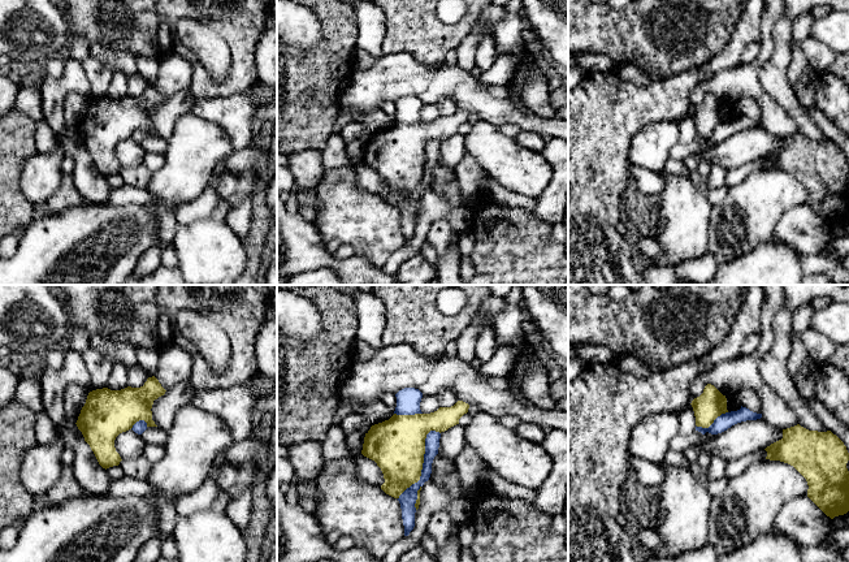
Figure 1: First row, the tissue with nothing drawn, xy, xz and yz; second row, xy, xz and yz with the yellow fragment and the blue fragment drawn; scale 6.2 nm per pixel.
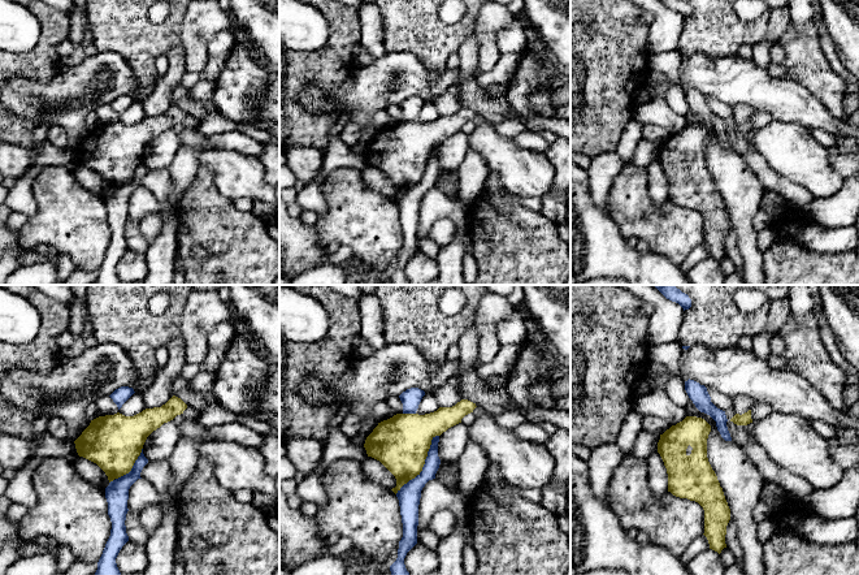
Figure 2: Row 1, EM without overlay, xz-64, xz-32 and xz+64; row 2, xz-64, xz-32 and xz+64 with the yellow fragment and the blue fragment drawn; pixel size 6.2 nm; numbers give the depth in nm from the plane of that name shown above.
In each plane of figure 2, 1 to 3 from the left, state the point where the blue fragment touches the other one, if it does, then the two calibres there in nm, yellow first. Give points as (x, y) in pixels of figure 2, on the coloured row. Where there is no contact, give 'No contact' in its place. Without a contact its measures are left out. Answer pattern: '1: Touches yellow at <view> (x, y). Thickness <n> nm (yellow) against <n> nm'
1: Touches yellow at xz-64 (133, 465). Thickness 340 nm (yellow) against 140 nm
2: Touches yellow at xz-32 (424, 463). Thickness 340 nm (yellow) against 140 nm
3: No contact

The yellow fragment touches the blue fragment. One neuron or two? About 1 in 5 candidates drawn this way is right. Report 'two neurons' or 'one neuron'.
two neurons

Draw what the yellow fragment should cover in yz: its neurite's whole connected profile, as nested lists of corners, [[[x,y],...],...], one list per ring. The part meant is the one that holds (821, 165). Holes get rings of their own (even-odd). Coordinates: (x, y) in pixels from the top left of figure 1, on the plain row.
[[[800,133],[783,138],[783,147],[764,157],[766,168],[793,174],[807,190],[807,206],[831,228],[849,220],[849,161],[831,139],[809,139]]]

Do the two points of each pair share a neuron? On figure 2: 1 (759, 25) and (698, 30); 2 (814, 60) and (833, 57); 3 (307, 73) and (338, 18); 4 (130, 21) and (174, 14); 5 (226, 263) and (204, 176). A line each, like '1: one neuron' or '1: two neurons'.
1: one neuron
2: two neurons
3: one neuron
4: one neuron
5: one neuron

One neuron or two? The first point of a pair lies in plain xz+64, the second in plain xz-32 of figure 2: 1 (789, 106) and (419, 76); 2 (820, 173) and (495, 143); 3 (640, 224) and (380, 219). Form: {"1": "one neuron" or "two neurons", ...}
{"1": "one neuron", "2": "one neuron", "3": "one neuron"}

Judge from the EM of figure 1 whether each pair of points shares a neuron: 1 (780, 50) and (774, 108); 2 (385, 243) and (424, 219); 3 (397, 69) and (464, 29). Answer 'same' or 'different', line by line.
1: different
2: different
3: different

